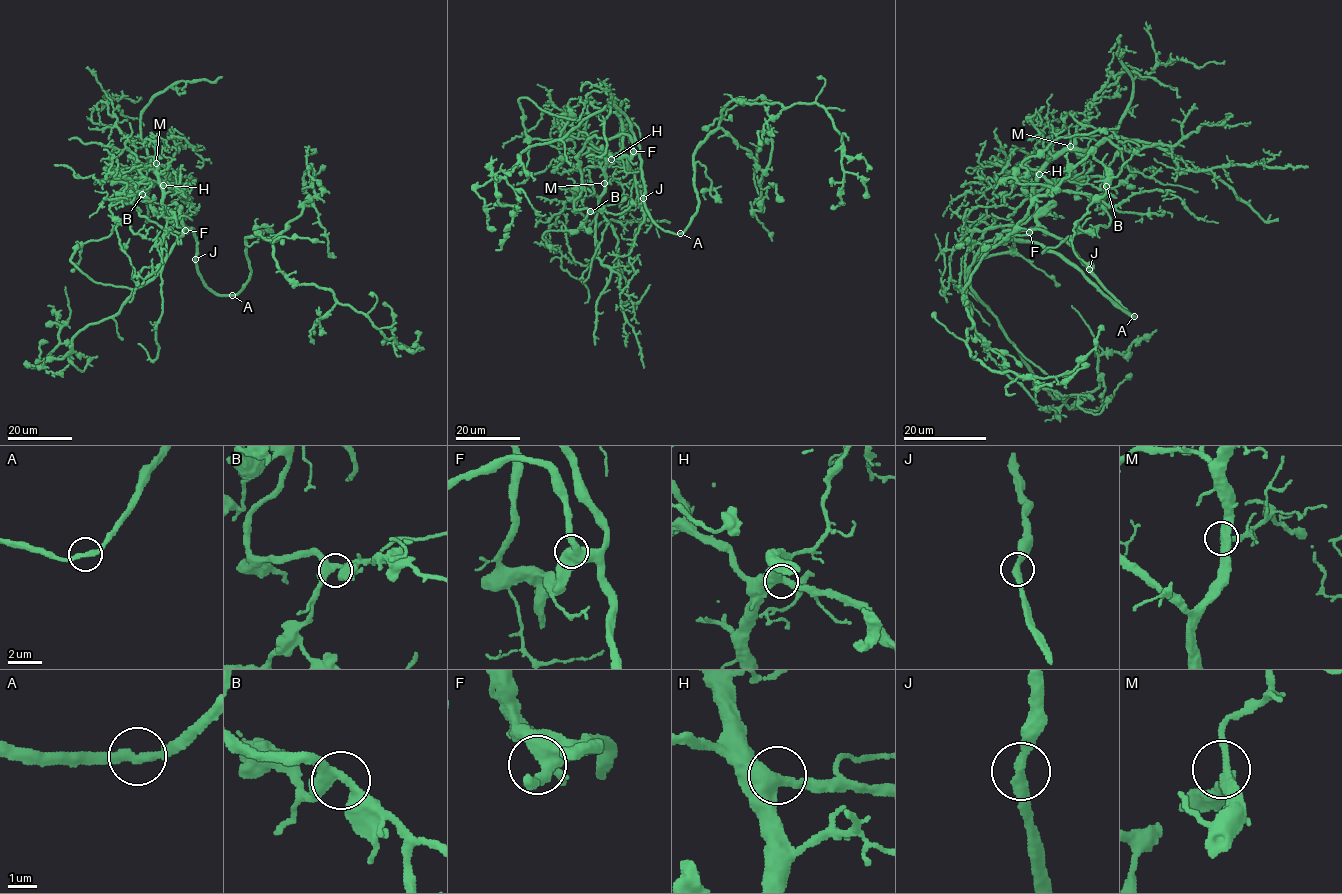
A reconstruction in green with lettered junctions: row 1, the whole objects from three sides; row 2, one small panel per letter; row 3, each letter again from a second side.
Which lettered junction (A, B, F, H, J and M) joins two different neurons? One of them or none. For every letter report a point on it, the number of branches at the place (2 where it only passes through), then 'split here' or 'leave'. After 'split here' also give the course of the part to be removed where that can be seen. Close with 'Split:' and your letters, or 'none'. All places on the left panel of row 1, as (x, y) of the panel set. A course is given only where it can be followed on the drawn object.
A: (232, 295) | 2 | leave
B: (142, 194) | 3 | leave
F: (185, 230) | 2 | leave
H: (163, 185) | 2 | leave
J: (195, 259) | 2 | leave
M: (156, 163) | 2 | leave
Split: none

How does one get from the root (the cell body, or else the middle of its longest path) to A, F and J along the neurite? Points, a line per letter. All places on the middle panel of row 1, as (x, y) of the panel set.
A: (656, 224), (665, 231), (680, 233)
F: (656, 224), (645, 207), (641, 161), (633, 151)
J: (656, 224), (643, 198)

